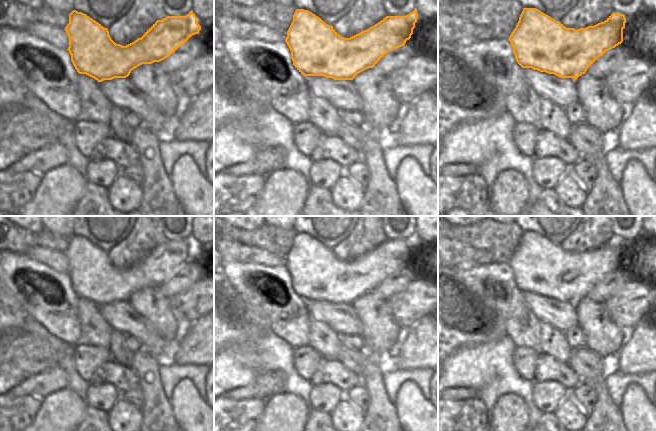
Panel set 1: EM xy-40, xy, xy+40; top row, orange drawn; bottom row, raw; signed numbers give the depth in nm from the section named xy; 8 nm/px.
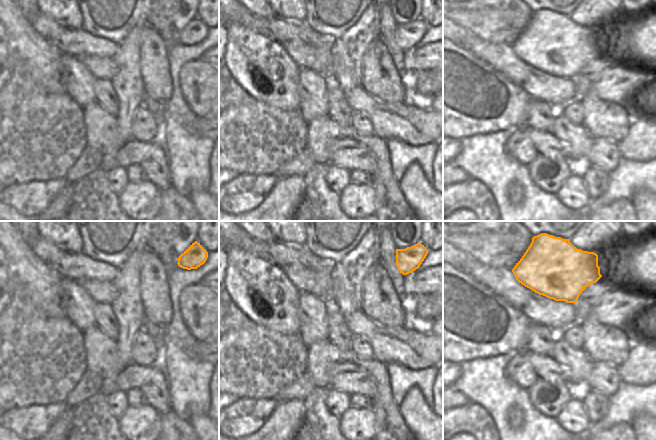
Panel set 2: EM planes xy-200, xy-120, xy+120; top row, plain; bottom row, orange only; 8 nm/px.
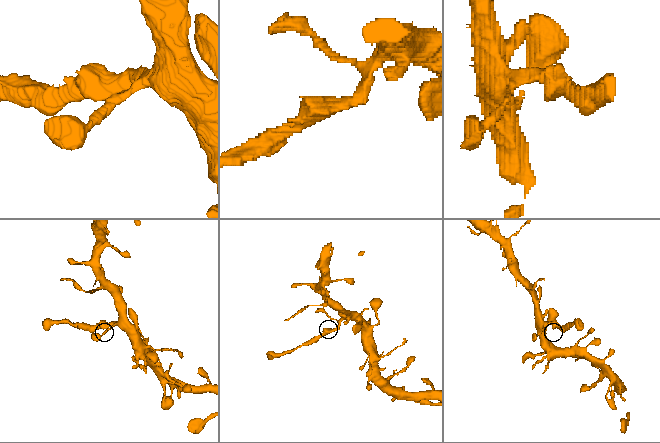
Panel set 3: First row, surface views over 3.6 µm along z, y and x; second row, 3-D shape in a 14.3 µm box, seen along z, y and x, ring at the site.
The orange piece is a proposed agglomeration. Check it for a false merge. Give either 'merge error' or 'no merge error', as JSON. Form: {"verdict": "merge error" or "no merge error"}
{"verdict": "merge error"}

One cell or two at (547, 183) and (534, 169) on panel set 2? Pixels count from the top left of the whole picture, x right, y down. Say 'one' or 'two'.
one

